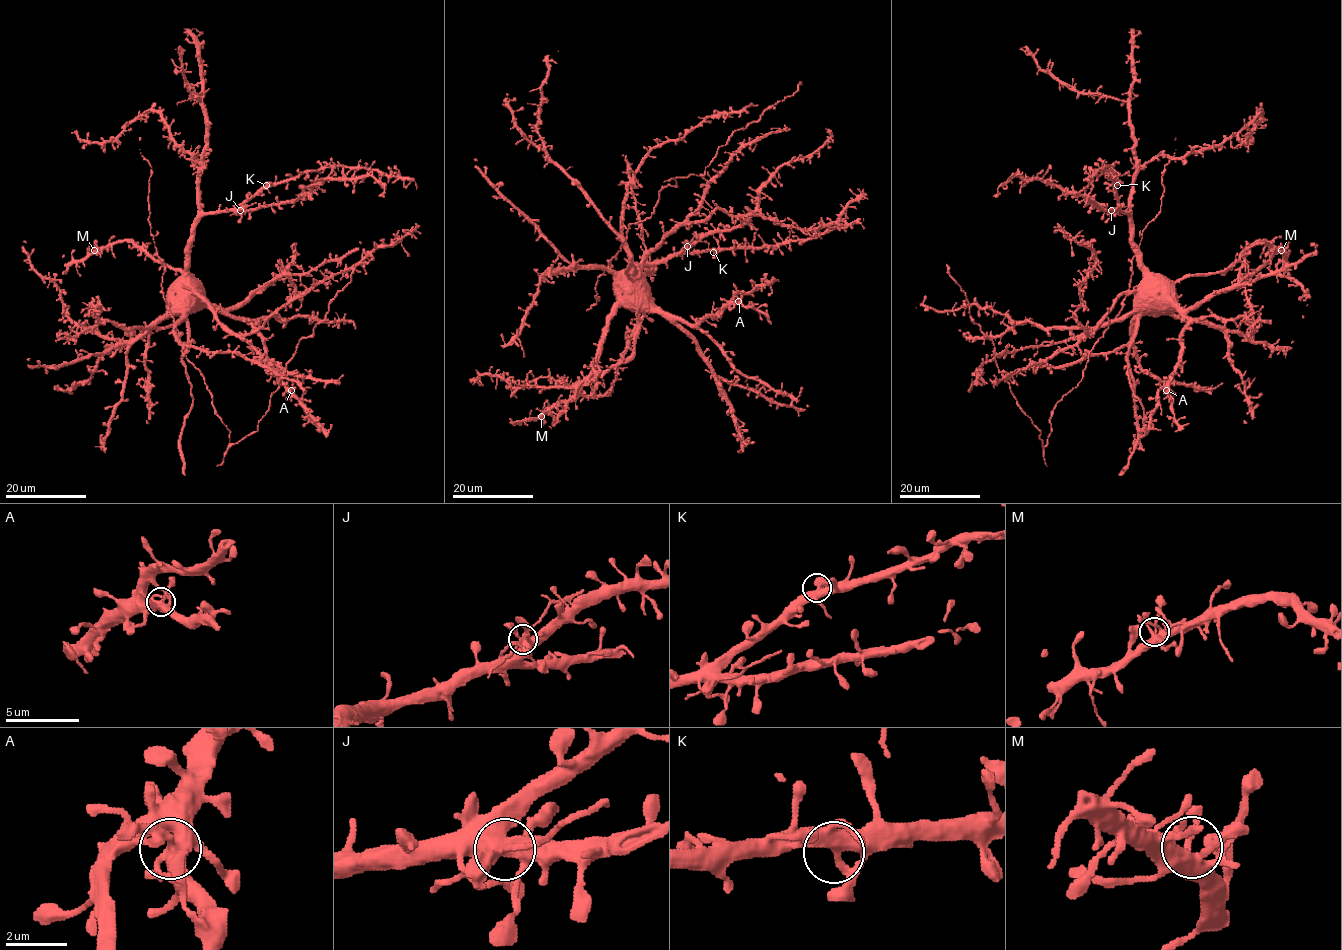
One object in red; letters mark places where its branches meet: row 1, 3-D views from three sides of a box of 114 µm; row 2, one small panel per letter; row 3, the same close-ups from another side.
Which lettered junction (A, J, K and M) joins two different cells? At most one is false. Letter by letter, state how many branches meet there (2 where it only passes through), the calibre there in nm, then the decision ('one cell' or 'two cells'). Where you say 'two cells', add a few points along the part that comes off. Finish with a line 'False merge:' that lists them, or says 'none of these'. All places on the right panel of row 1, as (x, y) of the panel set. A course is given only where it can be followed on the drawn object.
A: 6 branches meet; 420 nm thick; one cell
J: 6 branches meet; 400 nm thick; two cells; foreign part runs (1111, 210), (1097, 202)
K: 5 branches meet; 400 nm thick; one cell
M: 6 branches meet; 380 nm thick; one cell
False merge: J

